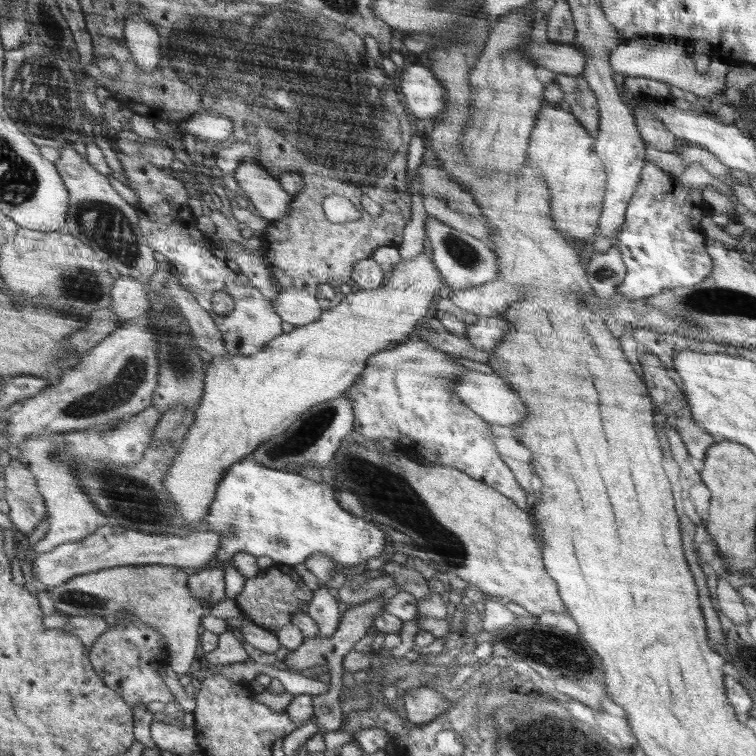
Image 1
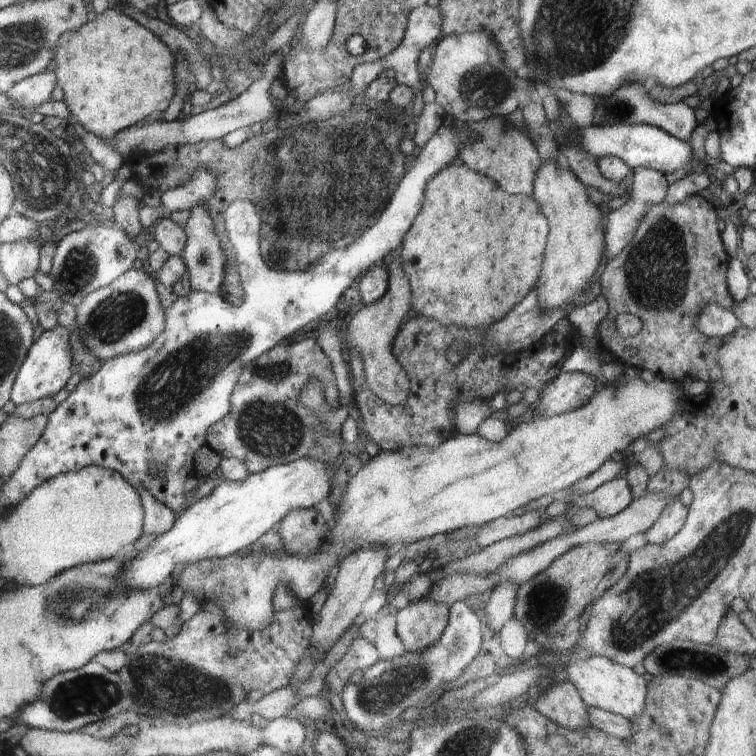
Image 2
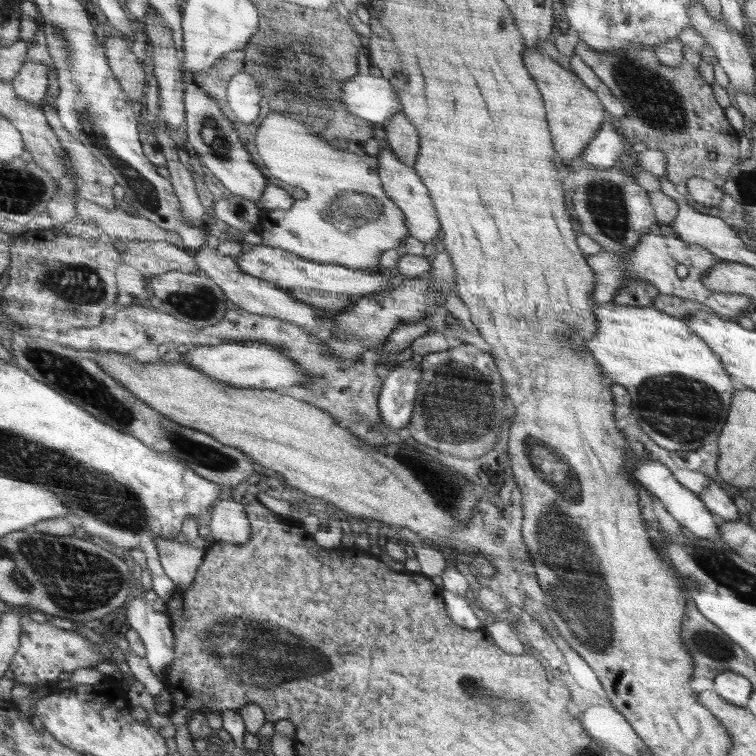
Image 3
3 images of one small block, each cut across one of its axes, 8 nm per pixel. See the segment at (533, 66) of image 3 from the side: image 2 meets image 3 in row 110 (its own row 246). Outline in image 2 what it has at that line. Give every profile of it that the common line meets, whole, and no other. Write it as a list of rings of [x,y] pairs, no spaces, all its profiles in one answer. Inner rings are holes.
[[[561,158],[545,161],[544,168],[540,168],[540,172],[536,175],[535,182],[534,196],[536,200],[540,200],[540,204],[544,204],[544,214],[552,222],[552,236],[548,236],[548,256],[544,256],[544,276],[540,276],[540,288],[538,288],[538,308],[542,310],[542,314],[548,314],[554,308],[560,308],[562,304],[568,305],[570,300],[574,300],[574,294],[582,290],[582,286],[586,286],[586,282],[592,278],[604,256],[606,244],[604,244],[600,206],[588,200],[586,185],[574,176]]]

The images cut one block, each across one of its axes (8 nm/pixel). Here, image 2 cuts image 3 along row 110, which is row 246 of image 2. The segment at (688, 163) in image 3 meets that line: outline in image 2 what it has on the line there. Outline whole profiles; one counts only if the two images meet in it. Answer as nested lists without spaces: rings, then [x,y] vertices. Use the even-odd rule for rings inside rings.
[[[690,195],[676,204],[668,204],[666,200],[650,206],[646,216],[640,220],[640,226],[634,238],[616,257],[606,261],[600,275],[600,290],[602,298],[610,306],[610,318],[600,322],[597,329],[599,348],[611,354],[616,361],[627,367],[651,371],[656,378],[682,383],[688,379],[693,381],[714,382],[720,379],[718,350],[722,339],[701,334],[696,327],[696,319],[702,308],[710,302],[720,308],[732,309],[735,300],[726,286],[726,270],[731,257],[724,252],[724,244],[718,232],[718,216],[716,206],[700,195]],[[619,314],[633,314],[642,322],[642,330],[637,336],[622,338],[610,324],[610,319]]]

